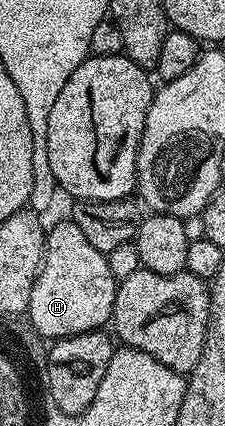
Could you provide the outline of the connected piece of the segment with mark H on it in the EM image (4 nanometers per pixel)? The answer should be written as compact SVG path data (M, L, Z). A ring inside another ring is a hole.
M71 220L57 222L48 227L45 236L45 257L41 259L41 271L37 273L35 284L31 288L31 300L27 311L27 322L46 340L70 338L88 330L99 330L113 317L113 305L116 300L118 279L111 276L109 259L101 253L87 236L83 236L83 228Z

